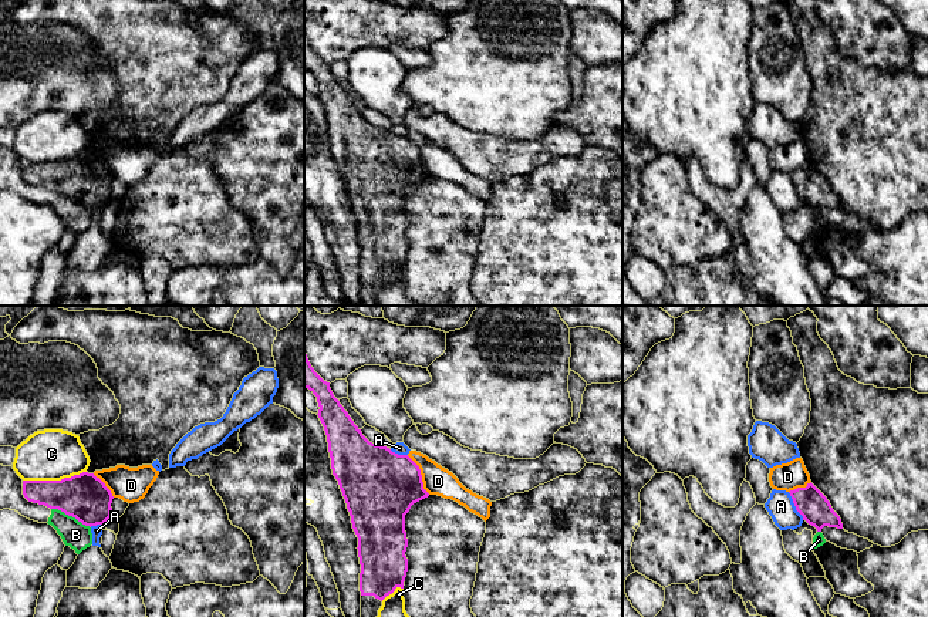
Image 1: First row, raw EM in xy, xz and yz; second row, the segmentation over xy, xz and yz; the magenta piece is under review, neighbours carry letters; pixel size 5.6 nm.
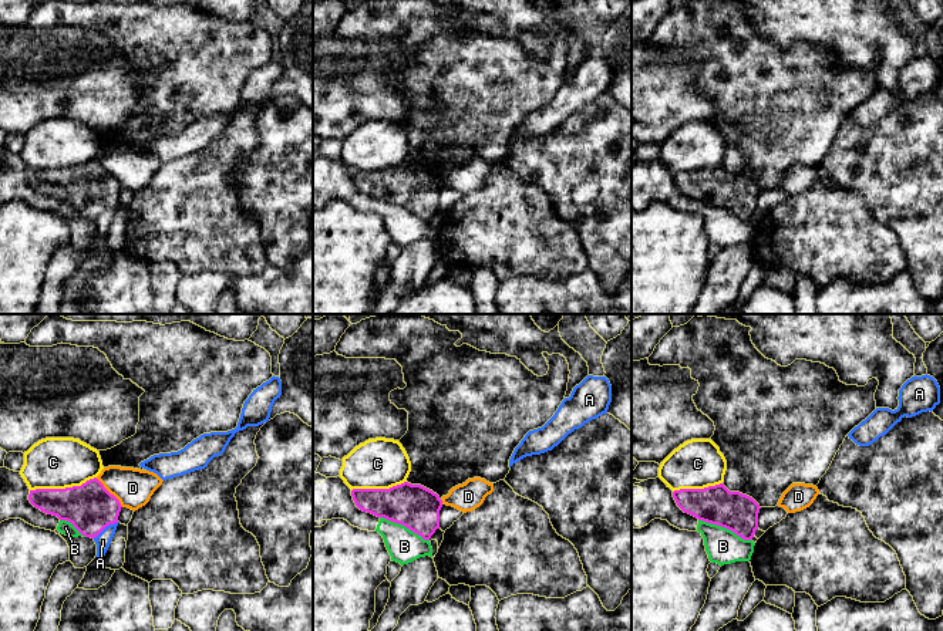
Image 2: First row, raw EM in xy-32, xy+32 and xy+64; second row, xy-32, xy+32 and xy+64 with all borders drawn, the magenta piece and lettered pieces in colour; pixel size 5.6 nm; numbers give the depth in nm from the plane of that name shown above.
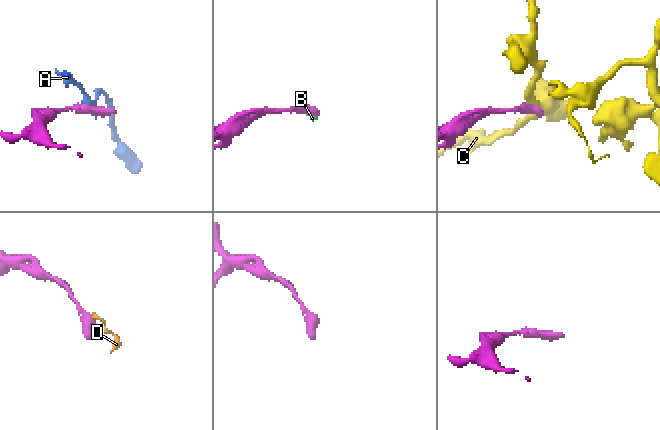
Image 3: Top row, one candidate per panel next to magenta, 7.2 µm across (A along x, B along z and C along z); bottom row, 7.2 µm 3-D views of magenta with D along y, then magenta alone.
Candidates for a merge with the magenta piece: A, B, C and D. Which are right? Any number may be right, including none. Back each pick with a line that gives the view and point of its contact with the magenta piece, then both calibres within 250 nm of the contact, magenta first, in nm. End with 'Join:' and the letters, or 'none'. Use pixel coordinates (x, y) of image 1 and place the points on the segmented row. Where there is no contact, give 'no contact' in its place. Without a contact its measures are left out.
Join: none

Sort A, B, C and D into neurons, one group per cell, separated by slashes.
A / B / C / D

